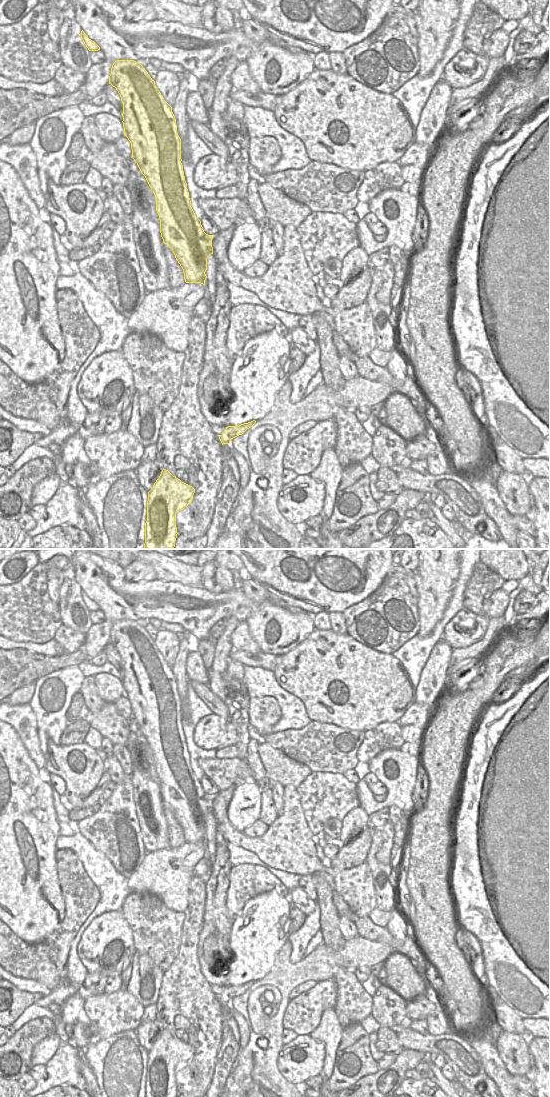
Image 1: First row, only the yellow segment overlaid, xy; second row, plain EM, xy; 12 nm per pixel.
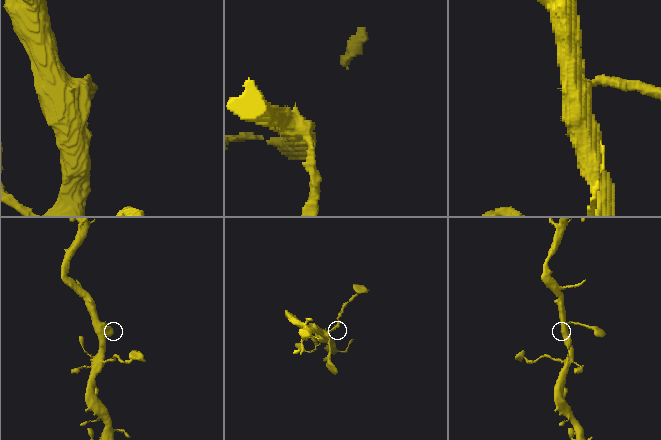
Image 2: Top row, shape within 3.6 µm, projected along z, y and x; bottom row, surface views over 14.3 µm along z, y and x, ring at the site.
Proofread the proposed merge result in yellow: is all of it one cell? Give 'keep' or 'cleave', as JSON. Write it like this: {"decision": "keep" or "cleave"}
{"decision": "cleave"}

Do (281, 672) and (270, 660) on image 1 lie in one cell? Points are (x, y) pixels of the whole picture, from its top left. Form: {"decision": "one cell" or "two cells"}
{"decision": "two cells"}

